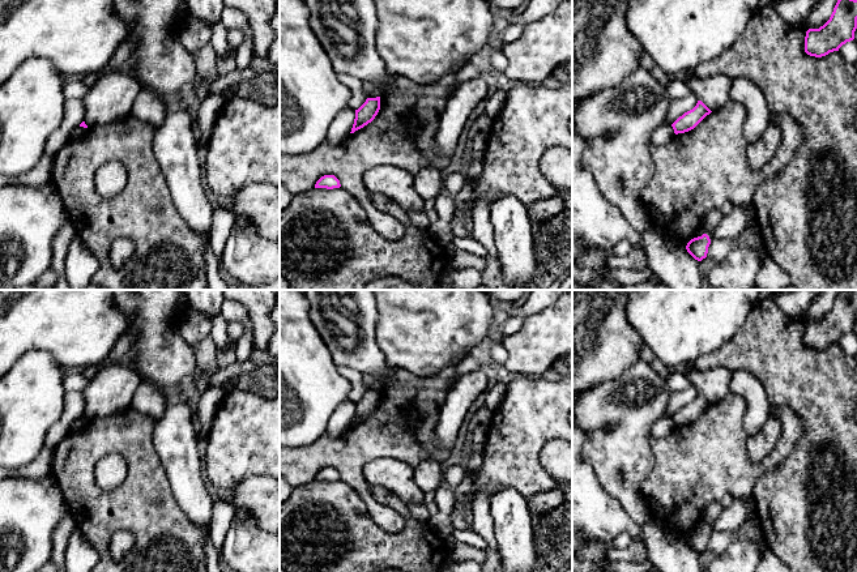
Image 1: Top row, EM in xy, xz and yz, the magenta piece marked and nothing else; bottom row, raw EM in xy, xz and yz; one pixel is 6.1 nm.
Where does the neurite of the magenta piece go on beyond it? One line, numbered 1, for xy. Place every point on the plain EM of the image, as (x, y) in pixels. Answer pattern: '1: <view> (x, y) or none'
1: none

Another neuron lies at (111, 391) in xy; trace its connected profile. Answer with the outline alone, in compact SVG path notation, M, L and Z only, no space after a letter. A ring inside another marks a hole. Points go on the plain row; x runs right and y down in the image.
M106 364L81 390L84 414L89 419L111 415L131 407L141 384L140 375L127 364Z

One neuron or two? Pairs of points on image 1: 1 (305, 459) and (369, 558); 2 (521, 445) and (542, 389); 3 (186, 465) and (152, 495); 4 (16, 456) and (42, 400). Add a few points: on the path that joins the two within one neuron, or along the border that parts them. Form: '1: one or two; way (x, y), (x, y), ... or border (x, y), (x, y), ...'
1: two; border (314, 479), (294, 487)
2: one; way (521, 431), (524, 422), (541, 404)
3: two; border (157, 452), (180, 509)
4: one; way (16, 442), (16, 426), (28, 414)

